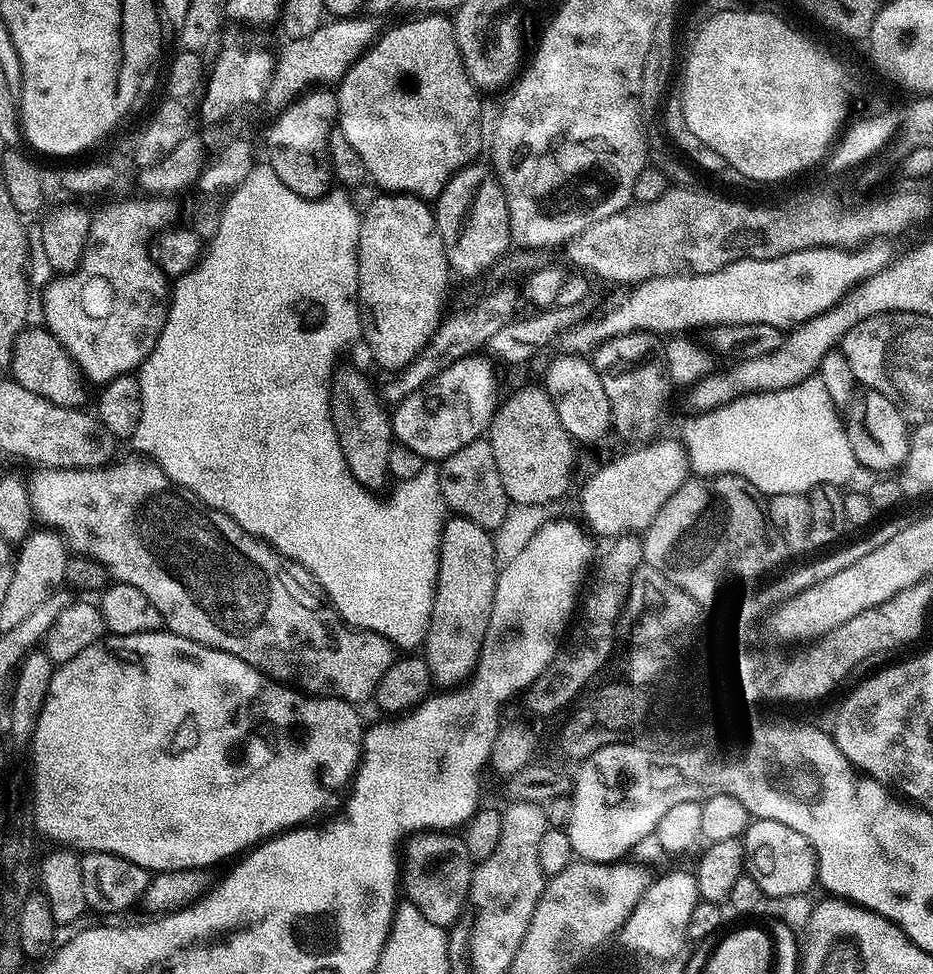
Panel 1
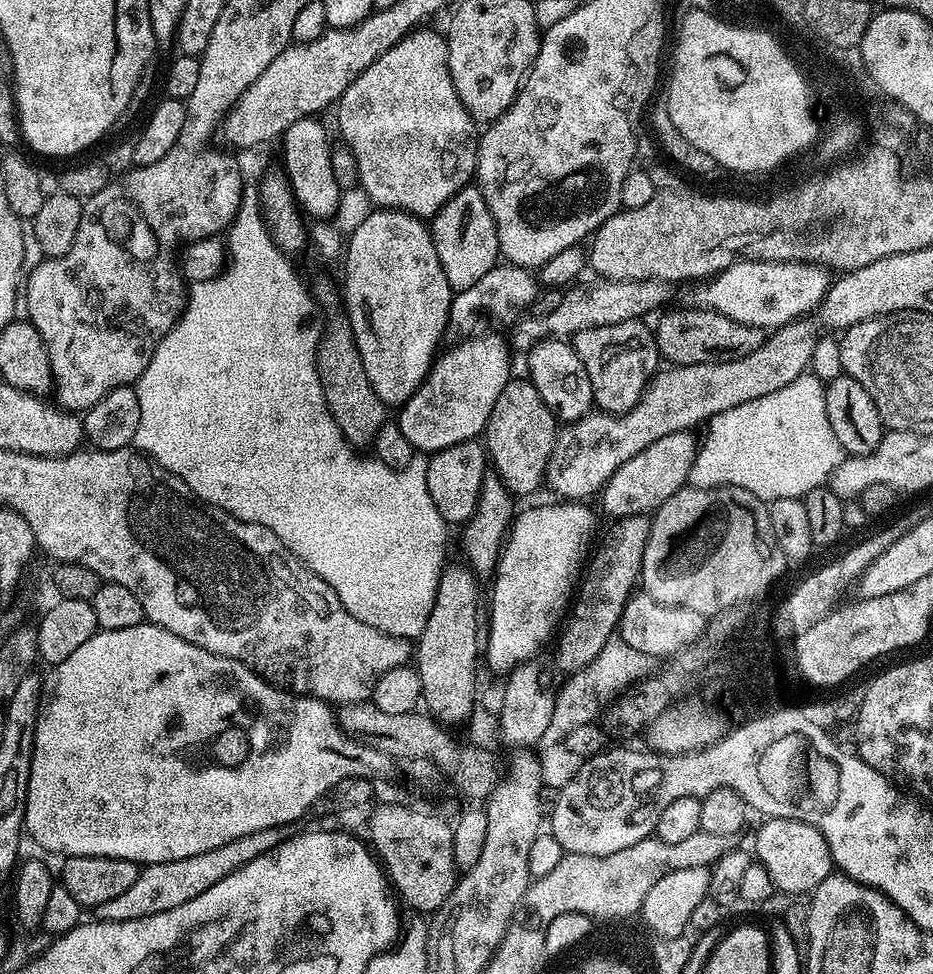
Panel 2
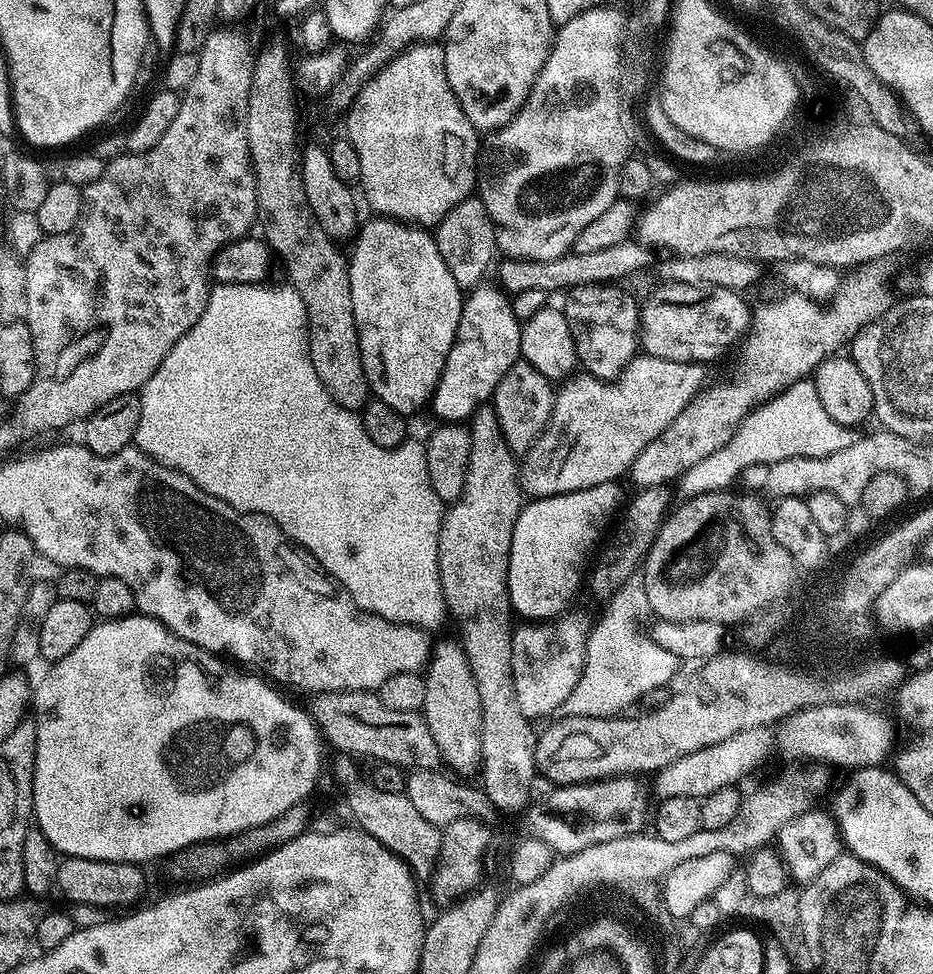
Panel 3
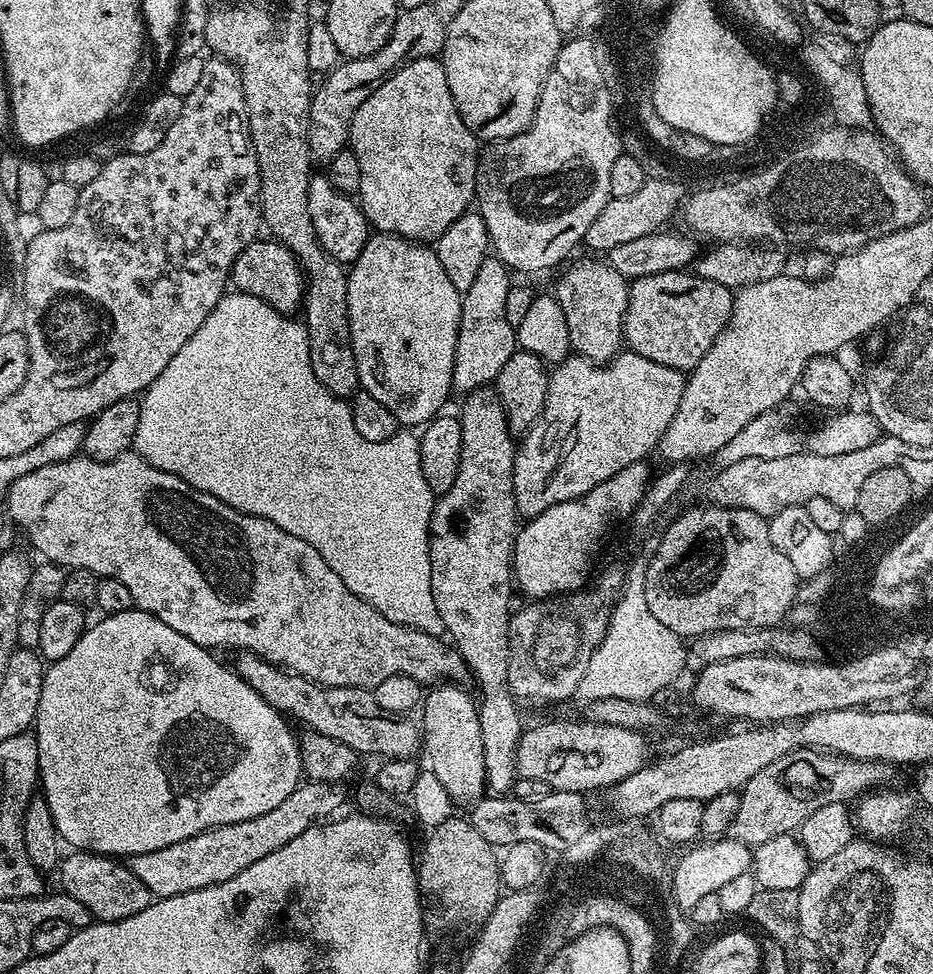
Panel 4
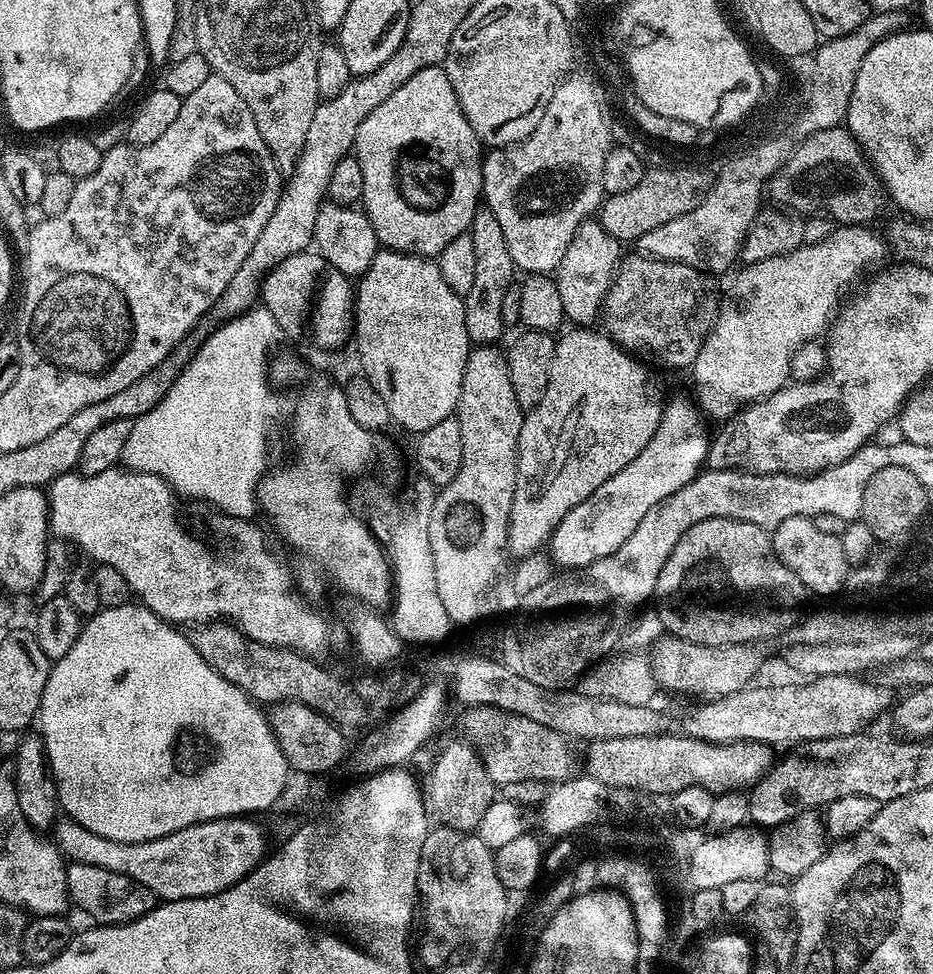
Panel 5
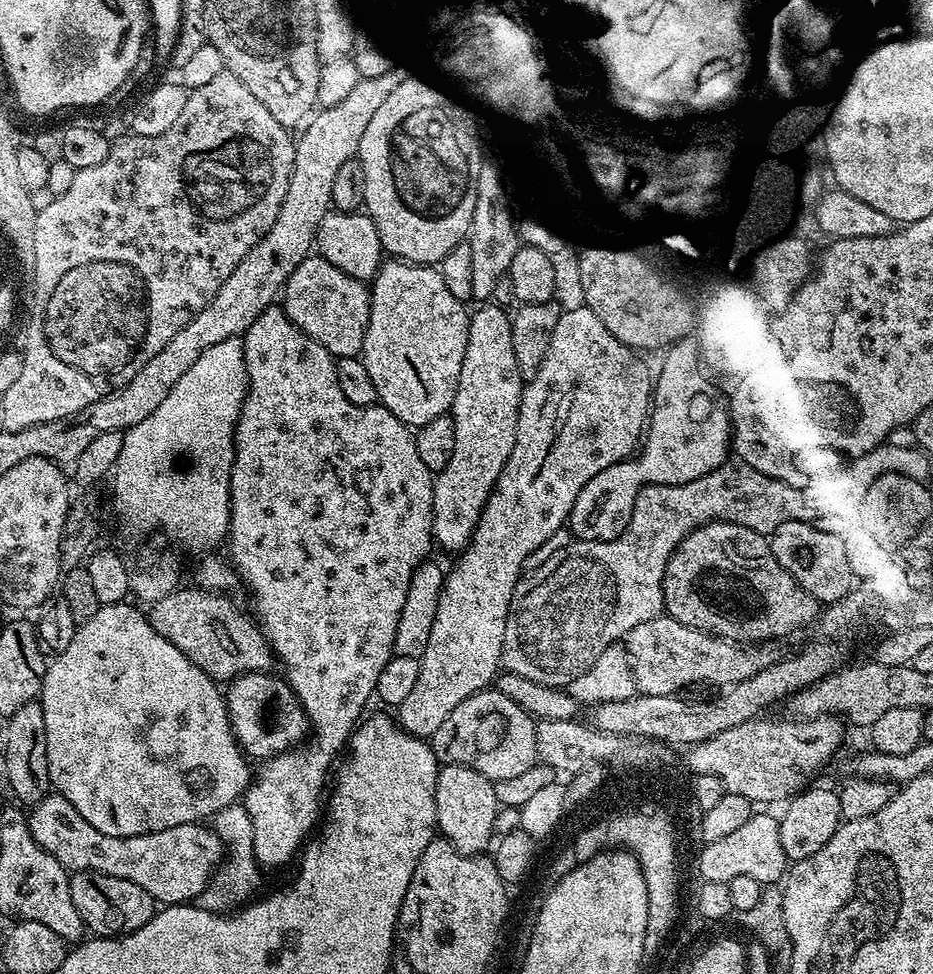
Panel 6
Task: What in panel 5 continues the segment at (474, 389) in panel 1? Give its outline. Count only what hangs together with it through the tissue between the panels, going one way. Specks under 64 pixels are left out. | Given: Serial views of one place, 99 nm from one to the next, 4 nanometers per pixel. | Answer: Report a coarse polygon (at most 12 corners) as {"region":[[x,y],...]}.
{"region":[[477,211],[478,266],[464,297],[466,334],[492,346],[504,332],[518,269],[498,218]]}

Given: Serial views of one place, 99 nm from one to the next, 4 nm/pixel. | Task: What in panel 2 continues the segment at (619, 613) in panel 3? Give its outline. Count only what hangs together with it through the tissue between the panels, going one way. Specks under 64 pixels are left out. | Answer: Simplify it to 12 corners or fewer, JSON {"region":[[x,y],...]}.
{"region":[[619,636],[564,680],[534,746],[541,781],[572,780],[570,730],[649,675],[650,656]]}

